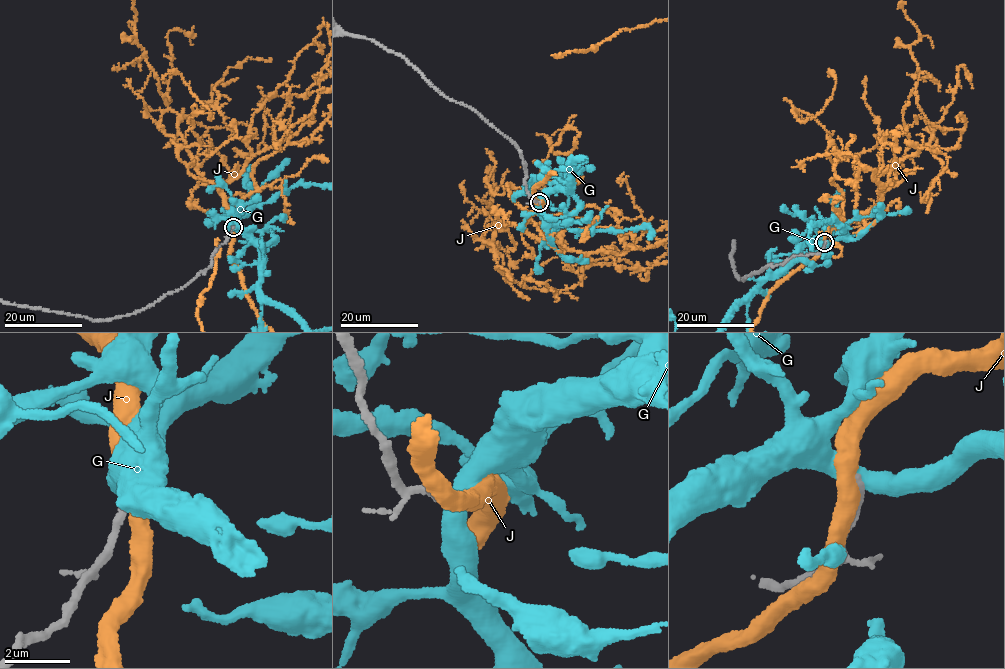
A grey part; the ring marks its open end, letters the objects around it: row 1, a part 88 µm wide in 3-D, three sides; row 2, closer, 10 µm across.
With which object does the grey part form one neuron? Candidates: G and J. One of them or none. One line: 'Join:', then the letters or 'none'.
Join: J

